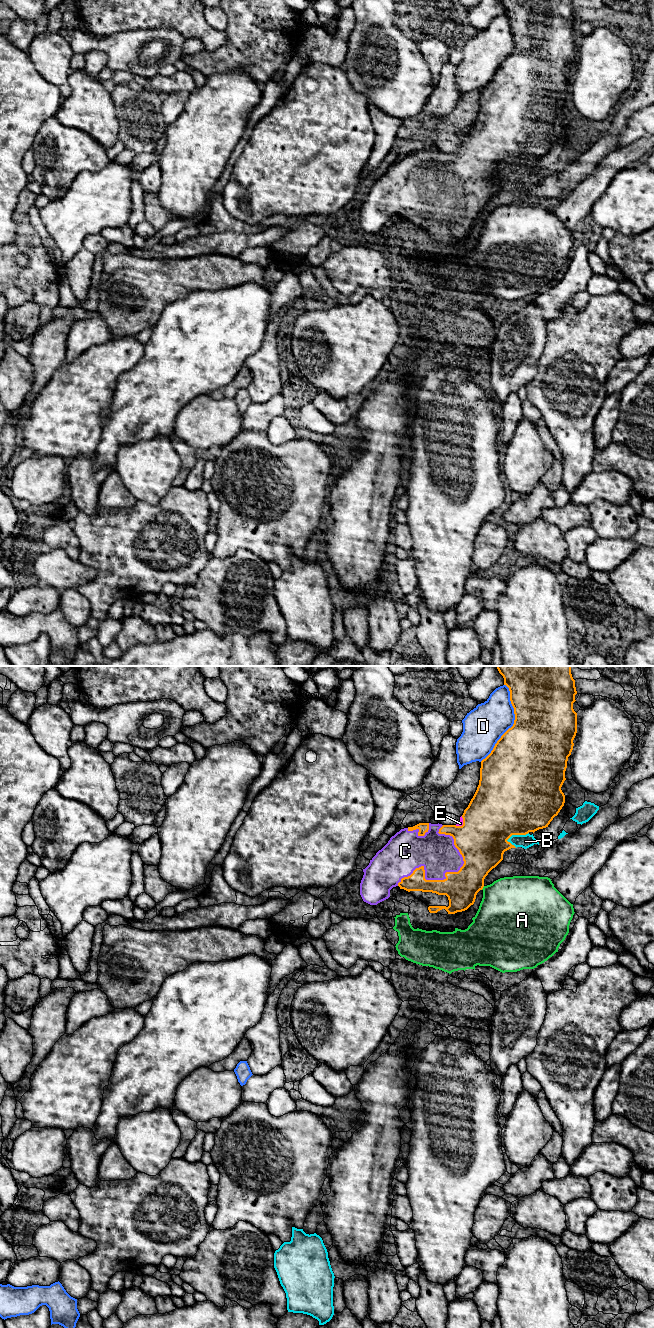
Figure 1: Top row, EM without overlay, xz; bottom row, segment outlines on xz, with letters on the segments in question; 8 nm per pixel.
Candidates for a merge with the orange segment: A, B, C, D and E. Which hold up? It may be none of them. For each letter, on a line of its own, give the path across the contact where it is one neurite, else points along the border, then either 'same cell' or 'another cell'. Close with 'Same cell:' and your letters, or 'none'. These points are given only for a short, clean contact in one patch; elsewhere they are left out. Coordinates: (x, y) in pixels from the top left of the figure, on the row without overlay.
A: another cell
B: another cell
C: same cell
D: another cell
E: same cell
Same cell: C, E

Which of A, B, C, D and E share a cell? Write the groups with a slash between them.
A / B / C E / D

